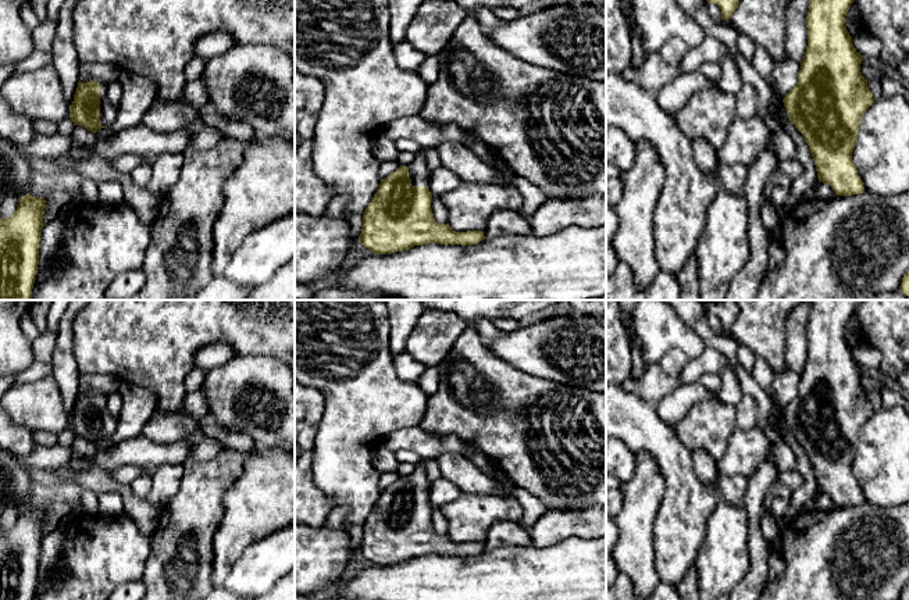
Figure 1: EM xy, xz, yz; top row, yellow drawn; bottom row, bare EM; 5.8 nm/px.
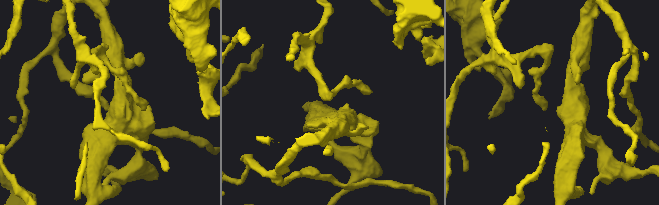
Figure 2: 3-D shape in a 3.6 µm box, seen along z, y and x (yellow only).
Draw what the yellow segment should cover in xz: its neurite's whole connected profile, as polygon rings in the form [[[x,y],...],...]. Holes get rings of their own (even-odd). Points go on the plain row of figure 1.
[[[421,460],[410,475],[400,476],[389,488],[381,490],[378,503],[363,524],[359,554],[374,565],[391,565],[428,554],[468,557],[484,551],[485,547],[481,542],[456,543],[449,535],[435,532],[431,519],[432,506],[428,500],[429,485],[425,460]]]

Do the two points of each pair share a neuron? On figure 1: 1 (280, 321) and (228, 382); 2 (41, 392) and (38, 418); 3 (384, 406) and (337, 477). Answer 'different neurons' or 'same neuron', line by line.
1: different neurons
2: same neuron
3: same neuron

